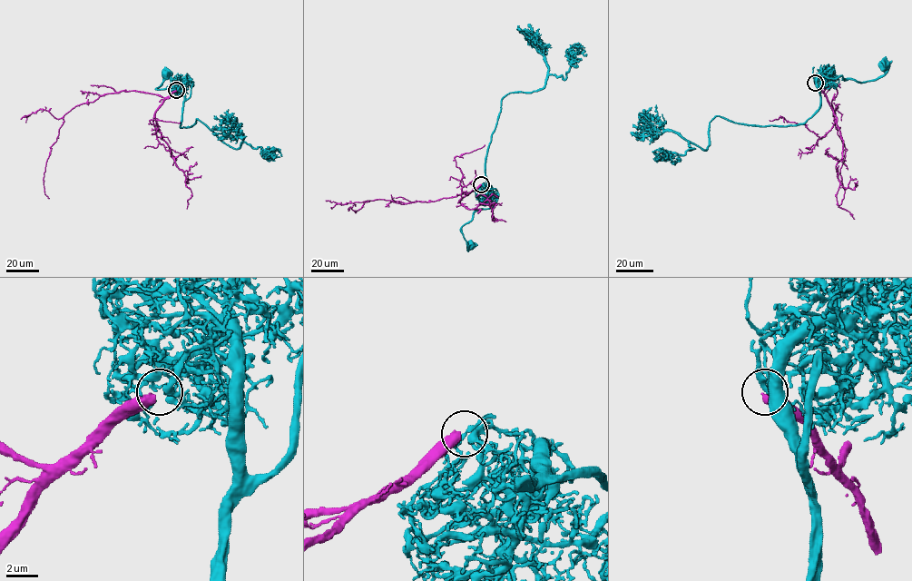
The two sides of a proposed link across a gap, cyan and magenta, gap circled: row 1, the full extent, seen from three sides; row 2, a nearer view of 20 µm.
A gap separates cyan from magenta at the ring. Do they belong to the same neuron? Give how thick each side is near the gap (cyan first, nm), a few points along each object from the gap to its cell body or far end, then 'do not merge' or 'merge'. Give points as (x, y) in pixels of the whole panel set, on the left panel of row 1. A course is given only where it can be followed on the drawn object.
360 nm thick on the cyan side, 480 nm on the other; cyan runs (177, 90), (181, 92), (183, 84), (193, 84), (157, 89), (165, 73); magenta runs (176, 90), (165, 97), (135, 91), (104, 93), (67, 112), (45, 165), (44, 186), (49, 198); do not merge

